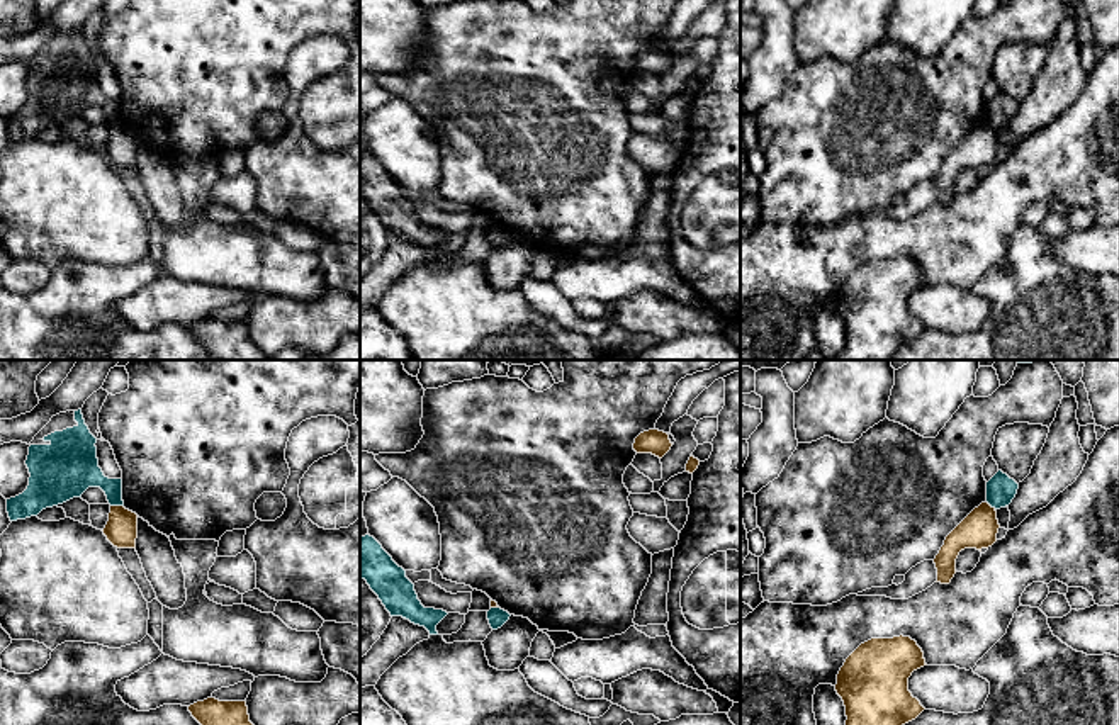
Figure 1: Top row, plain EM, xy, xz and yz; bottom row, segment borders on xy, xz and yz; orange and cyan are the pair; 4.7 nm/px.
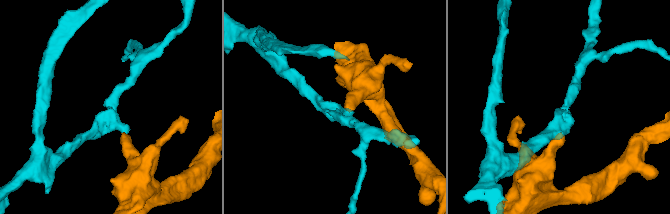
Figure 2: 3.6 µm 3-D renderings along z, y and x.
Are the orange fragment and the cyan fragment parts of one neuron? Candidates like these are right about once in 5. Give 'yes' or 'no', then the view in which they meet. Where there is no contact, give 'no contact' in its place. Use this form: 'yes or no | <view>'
no | xy

